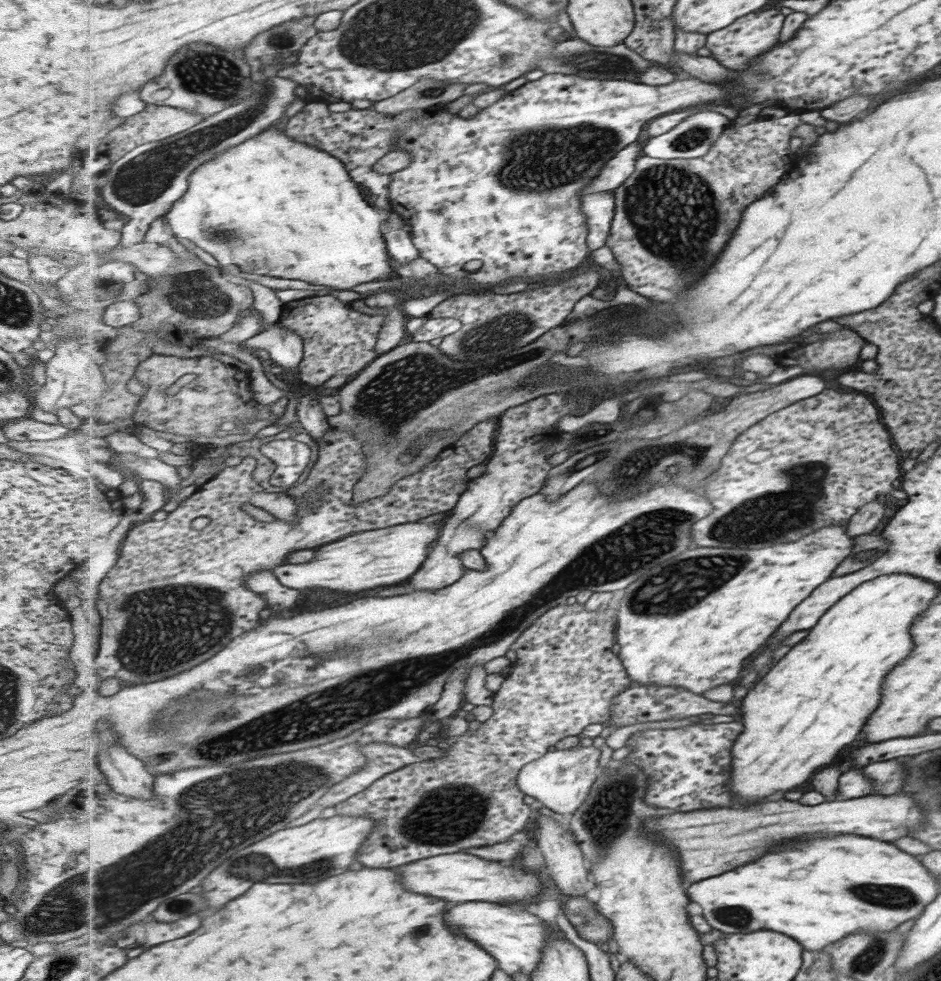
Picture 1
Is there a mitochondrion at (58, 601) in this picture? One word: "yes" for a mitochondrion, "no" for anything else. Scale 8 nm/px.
no

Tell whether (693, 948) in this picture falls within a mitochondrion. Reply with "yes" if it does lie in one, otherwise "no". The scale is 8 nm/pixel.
no

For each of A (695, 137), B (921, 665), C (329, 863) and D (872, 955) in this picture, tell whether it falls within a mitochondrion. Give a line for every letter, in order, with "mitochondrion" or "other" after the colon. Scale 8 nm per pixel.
A: mitochondrion
B: other
C: mitochondrion
D: mitochondrion

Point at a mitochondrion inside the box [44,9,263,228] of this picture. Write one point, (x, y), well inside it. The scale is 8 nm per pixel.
(205, 72)

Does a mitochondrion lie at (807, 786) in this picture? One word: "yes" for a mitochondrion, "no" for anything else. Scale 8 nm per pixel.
no

